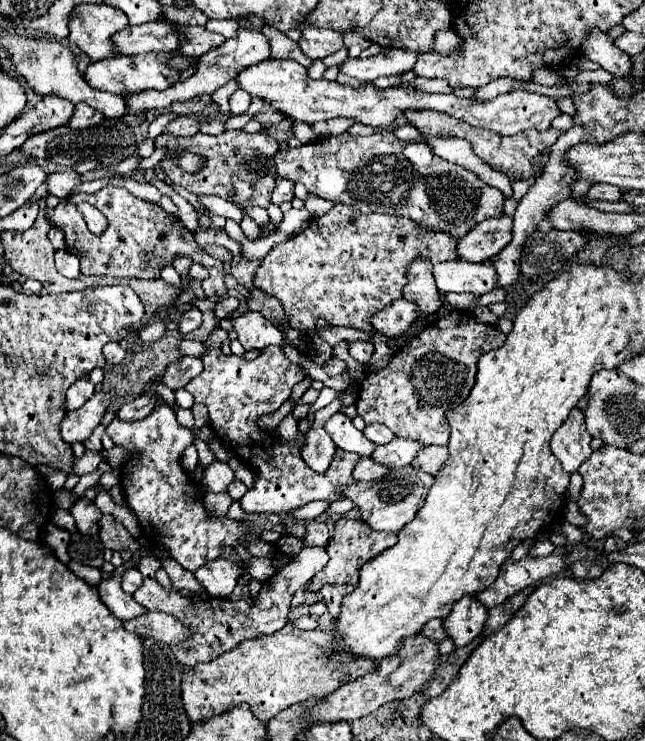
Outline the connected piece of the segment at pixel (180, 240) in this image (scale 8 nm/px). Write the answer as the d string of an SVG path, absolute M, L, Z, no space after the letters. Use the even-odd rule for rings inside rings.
M105 186L95 194L77 192L69 200L61 200L55 208L47 208L45 216L51 226L59 228L65 234L67 250L81 260L81 274L87 274L87 276L107 274L115 278L127 276L127 278L157 280L161 274L161 268L173 264L177 256L189 256L193 262L199 262L205 268L209 268L211 276L209 280L203 282L203 290L209 296L209 300L217 304L227 294L227 288L223 284L223 262L205 254L201 246L195 242L193 232L189 232L177 216L167 214L161 206L141 200L123 188ZM81 202L89 202L91 206L95 206L107 216L109 228L105 234L95 236L89 232L83 220L83 214L77 210Z

